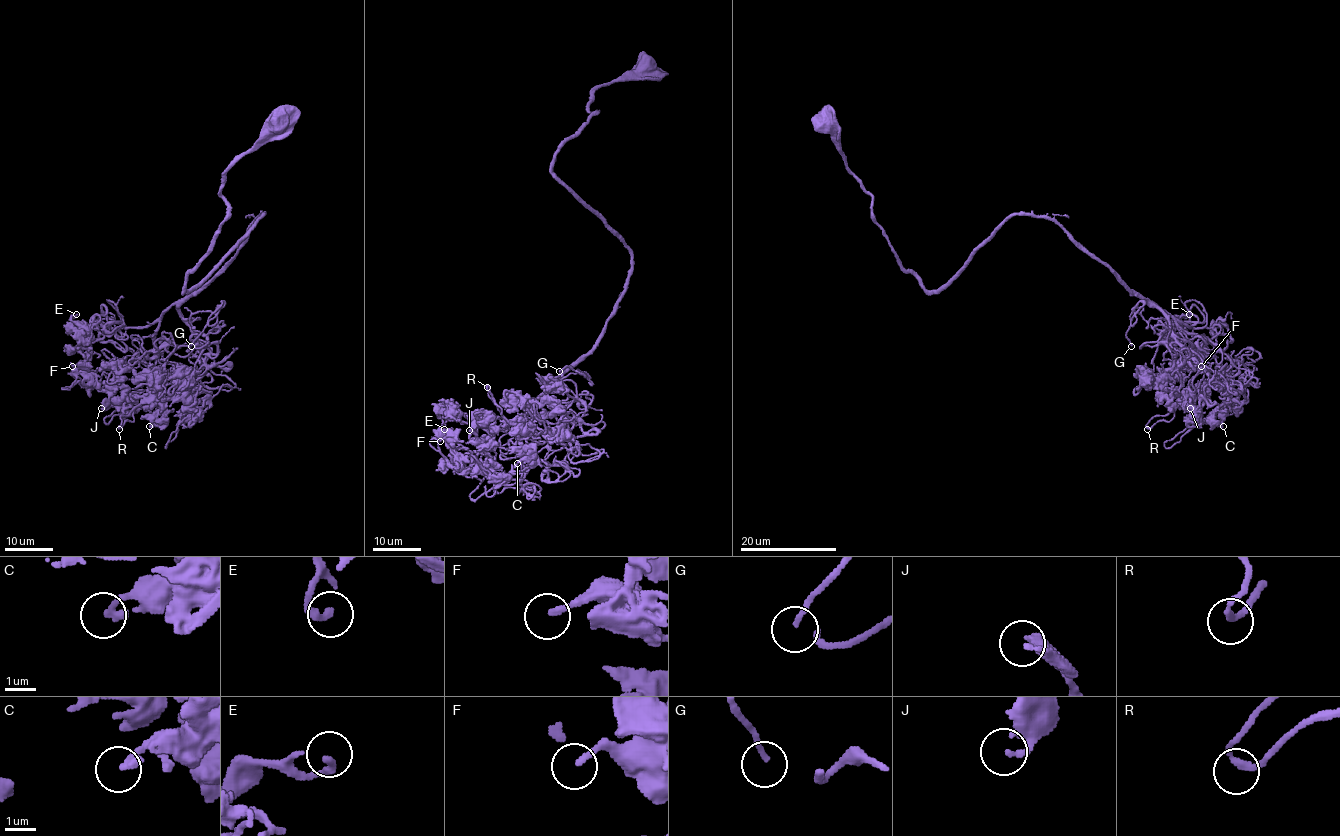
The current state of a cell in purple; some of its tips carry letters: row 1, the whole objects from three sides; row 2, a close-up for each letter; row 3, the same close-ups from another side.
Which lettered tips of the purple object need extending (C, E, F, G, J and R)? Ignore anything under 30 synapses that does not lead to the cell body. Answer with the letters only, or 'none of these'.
G

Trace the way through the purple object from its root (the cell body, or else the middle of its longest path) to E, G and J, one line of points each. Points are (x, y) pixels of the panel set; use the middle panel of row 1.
E: (646, 67), (593, 92), (552, 166), (631, 253), (604, 334), (491, 446), (441, 412), (444, 429)
G: (646, 67), (599, 86), (554, 156), (631, 253), (604, 334), (549, 405), (581, 372), (559, 371)
J: (646, 67), (593, 92), (552, 166), (631, 253), (627, 289), (531, 407), (524, 457), (469, 430)

